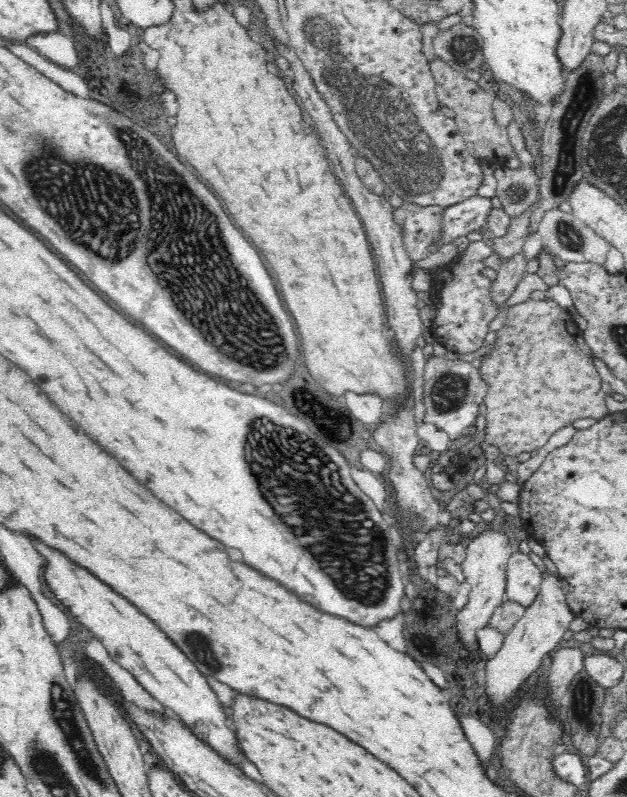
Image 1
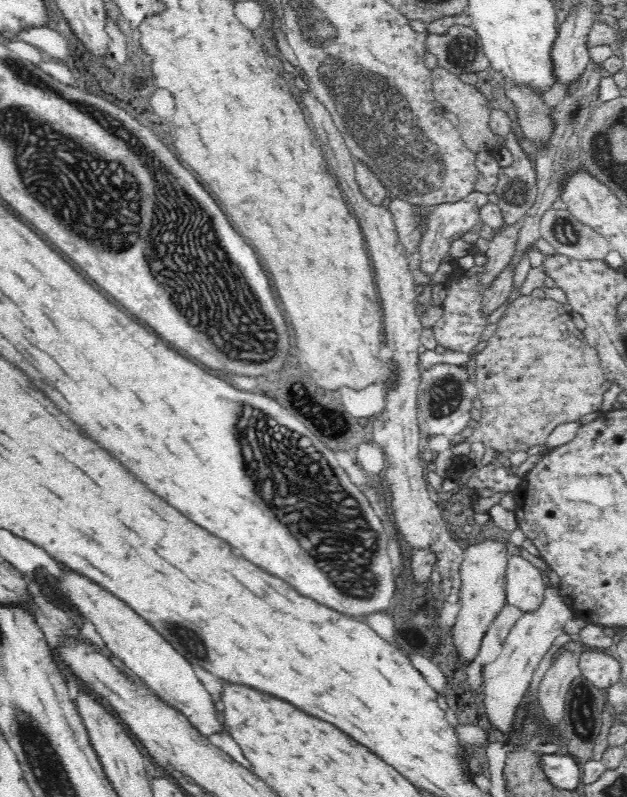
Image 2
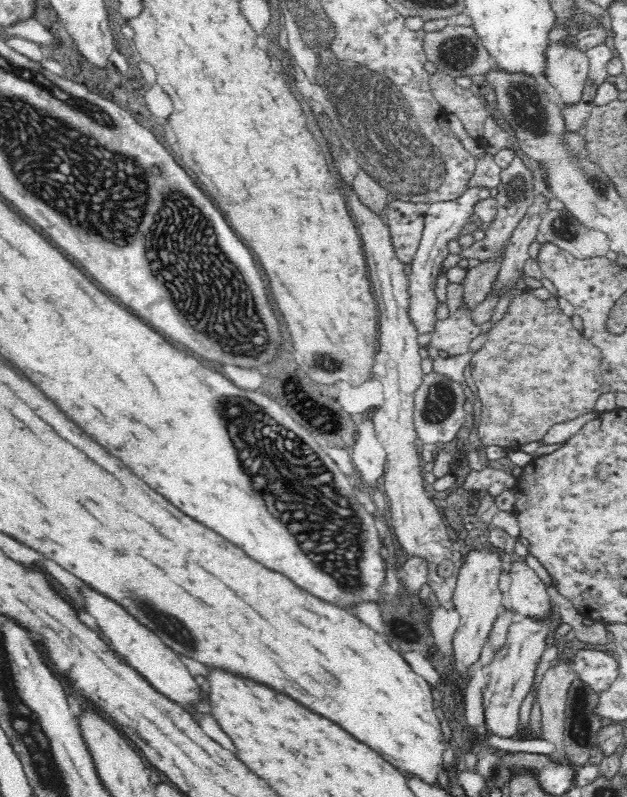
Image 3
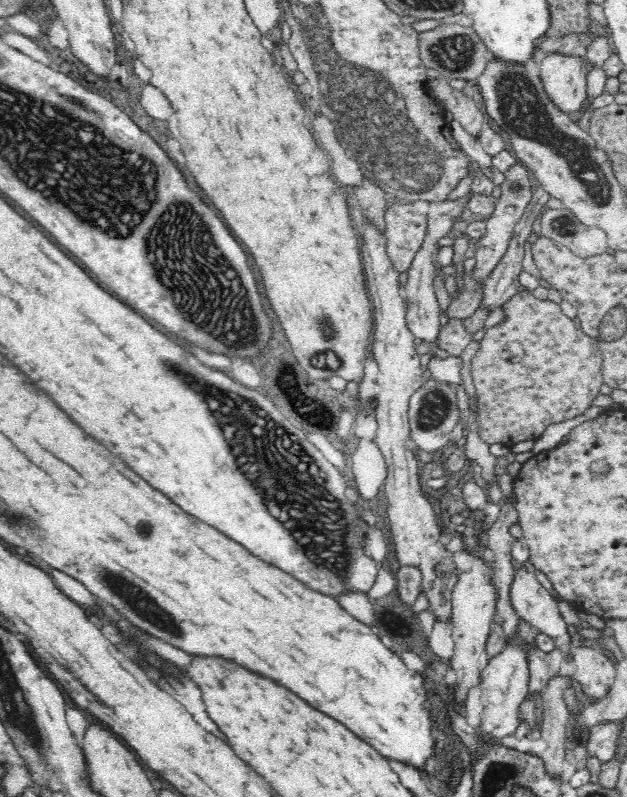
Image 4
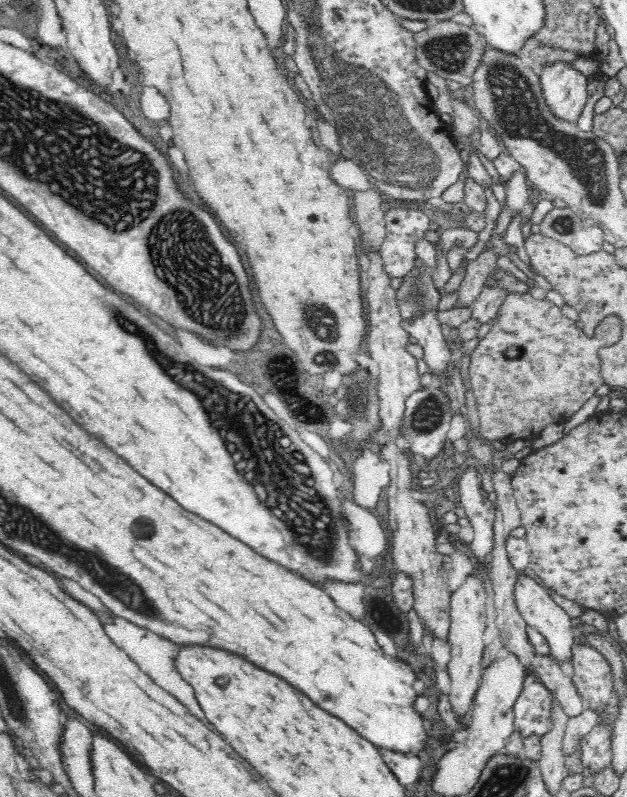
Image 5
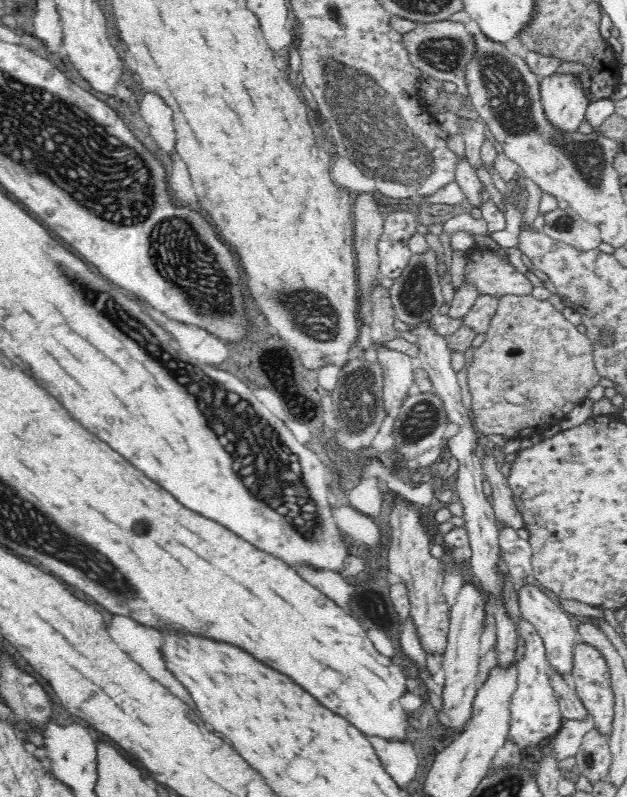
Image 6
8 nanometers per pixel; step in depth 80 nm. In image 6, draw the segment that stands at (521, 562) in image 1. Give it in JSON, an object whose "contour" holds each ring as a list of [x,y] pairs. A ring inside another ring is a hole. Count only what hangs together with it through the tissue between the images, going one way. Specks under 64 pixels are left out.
{"contour":[[[524,582],[517,590],[517,601],[521,615],[526,622],[529,622],[540,633],[546,649],[547,660],[554,669],[560,673],[572,672],[573,668],[573,648],[579,641],[577,631],[572,628],[572,620],[568,618],[566,612],[556,605],[554,600],[550,600],[546,593],[534,583]]]}

